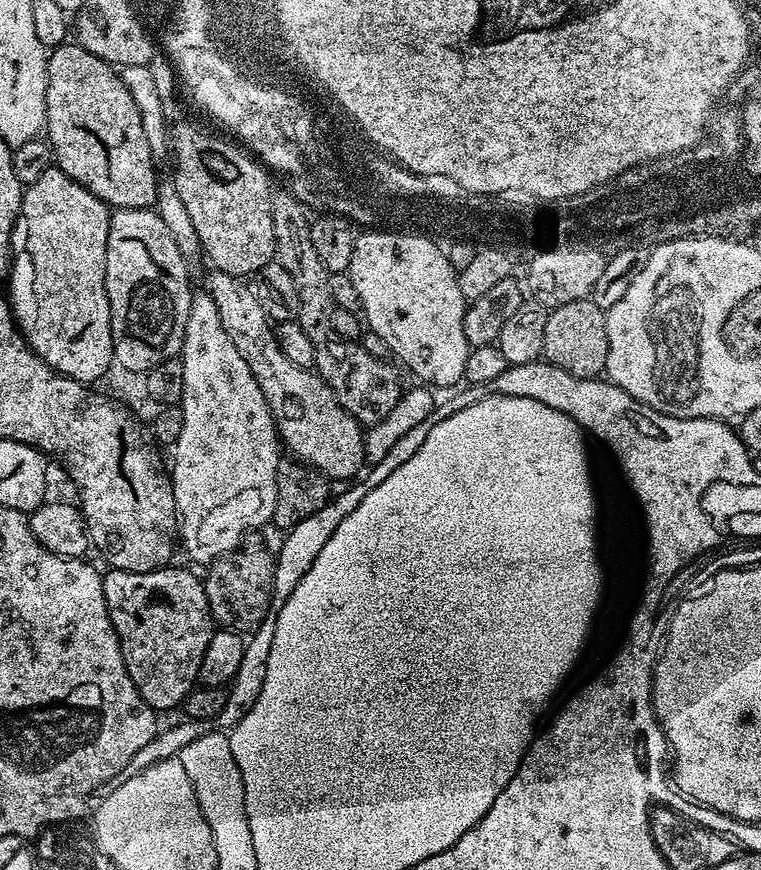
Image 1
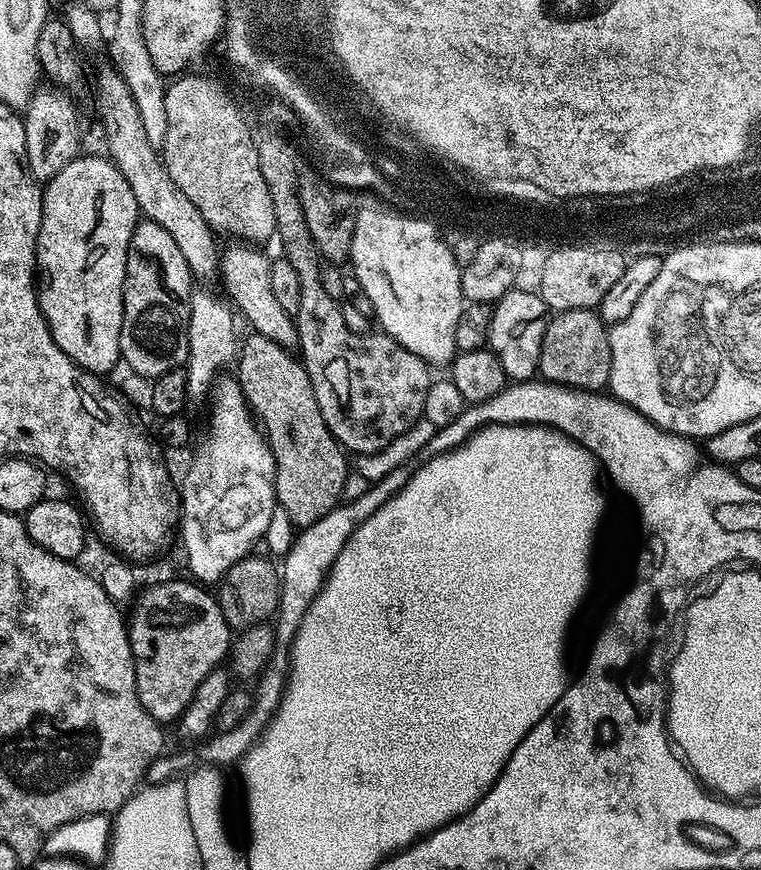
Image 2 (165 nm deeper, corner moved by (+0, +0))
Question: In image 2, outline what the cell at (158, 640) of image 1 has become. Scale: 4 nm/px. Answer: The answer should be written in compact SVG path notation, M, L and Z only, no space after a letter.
M168 580L146 589L136 613L130 616L128 640L132 643L138 698L161 722L183 716L202 678L225 663L234 640L219 599L213 593L211 596L207 587L188 580Z

